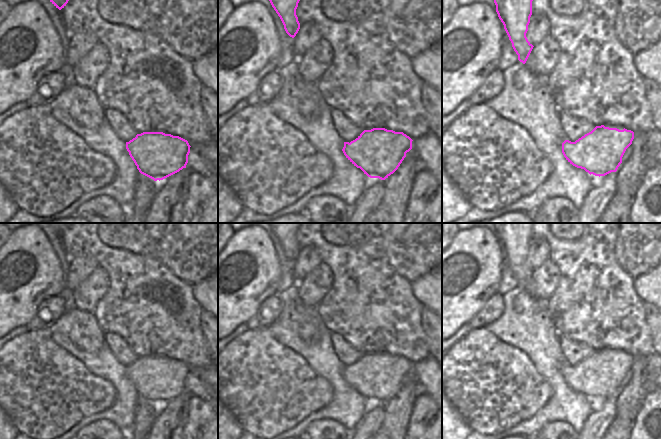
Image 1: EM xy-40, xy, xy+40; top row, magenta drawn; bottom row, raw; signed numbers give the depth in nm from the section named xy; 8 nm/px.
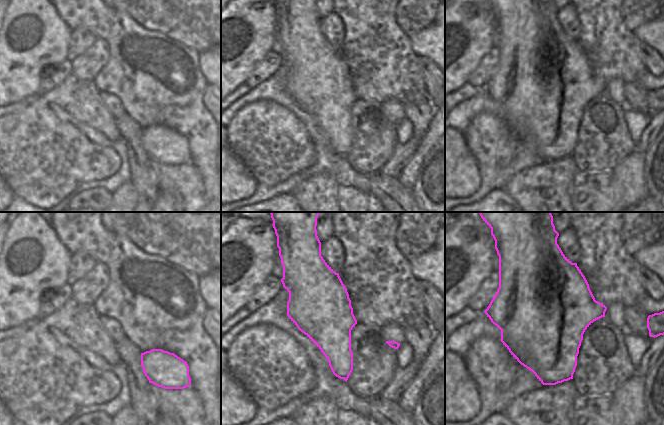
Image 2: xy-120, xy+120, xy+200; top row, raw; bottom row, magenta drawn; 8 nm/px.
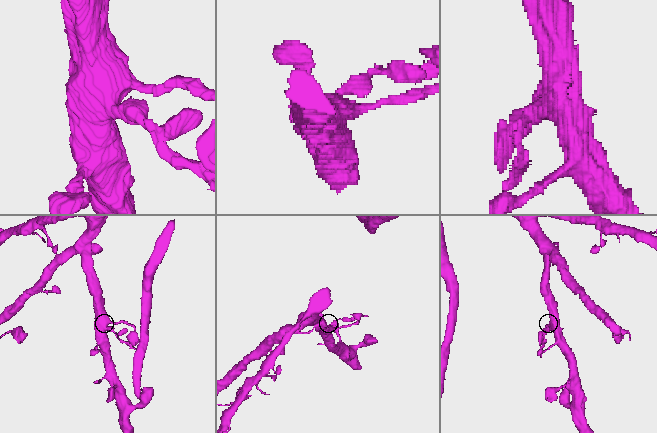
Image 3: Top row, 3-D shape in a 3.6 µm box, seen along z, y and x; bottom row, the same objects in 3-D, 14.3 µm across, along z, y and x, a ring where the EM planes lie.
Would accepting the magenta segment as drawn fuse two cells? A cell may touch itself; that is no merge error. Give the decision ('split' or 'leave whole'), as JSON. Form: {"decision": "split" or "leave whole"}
{"decision": "split"}

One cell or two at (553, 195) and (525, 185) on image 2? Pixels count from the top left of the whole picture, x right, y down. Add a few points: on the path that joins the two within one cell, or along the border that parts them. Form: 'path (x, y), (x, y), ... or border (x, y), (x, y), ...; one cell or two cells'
path (546, 195), (532, 189); one cell

